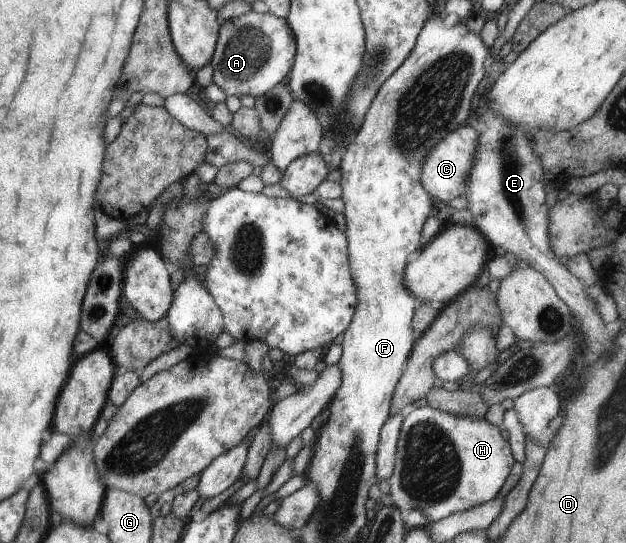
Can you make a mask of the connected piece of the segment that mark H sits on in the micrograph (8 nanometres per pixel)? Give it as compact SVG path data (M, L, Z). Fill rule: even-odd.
M431 406L409 409L400 425L394 473L390 477L390 494L394 504L404 513L418 509L427 516L428 524L453 516L497 497L513 465L513 453L499 429L485 418L452 414Z

